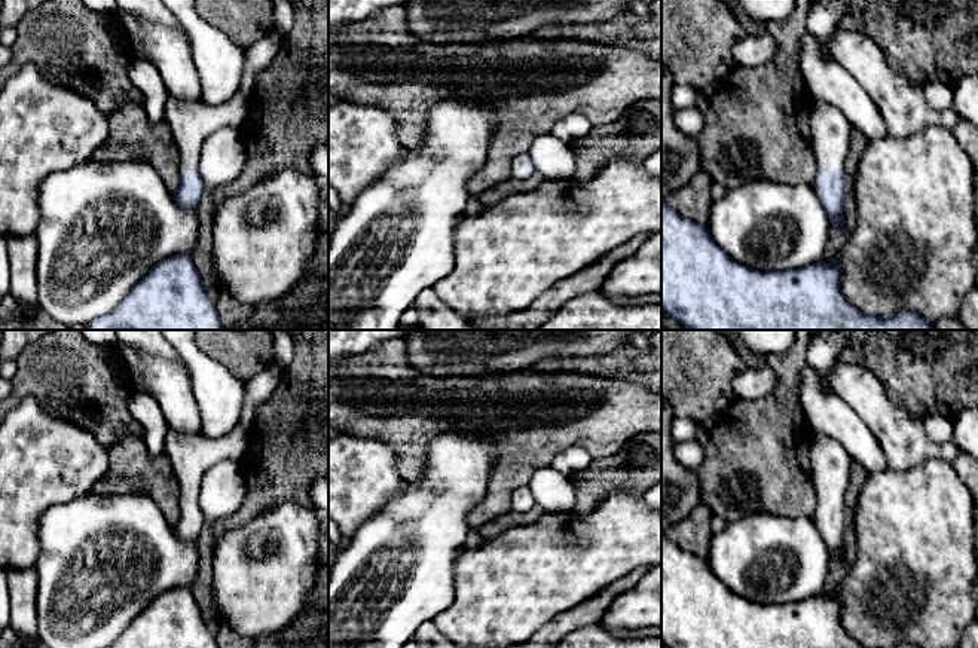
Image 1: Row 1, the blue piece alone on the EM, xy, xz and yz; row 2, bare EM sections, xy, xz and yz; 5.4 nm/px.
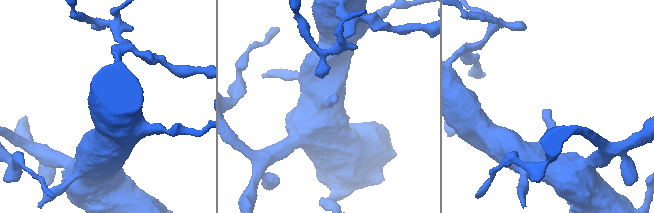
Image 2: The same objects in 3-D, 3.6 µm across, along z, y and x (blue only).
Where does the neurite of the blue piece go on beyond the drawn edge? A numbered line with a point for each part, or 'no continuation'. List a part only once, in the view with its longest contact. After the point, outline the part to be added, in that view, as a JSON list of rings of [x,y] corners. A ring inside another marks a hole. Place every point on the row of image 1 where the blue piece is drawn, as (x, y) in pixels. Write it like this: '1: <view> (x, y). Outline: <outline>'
1: xz (517, 167). Outline: [[[525,153],[513,159],[511,174],[514,178],[525,180]]]

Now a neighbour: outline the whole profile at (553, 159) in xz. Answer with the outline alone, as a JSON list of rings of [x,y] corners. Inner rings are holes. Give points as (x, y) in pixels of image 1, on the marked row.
[[[551,134],[537,137],[528,152],[535,171],[544,180],[574,180],[575,178],[575,156],[571,144],[556,138]]]

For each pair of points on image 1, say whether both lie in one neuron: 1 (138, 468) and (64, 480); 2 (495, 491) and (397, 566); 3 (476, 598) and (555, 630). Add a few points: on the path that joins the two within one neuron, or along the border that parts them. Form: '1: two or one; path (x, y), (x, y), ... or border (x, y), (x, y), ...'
1: two; border (109, 449), (109, 468), (89, 492)
2: two; border (492, 468), (486, 497), (468, 514), (470, 528)
3: two; border (572, 607), (547, 620), (535, 632)

